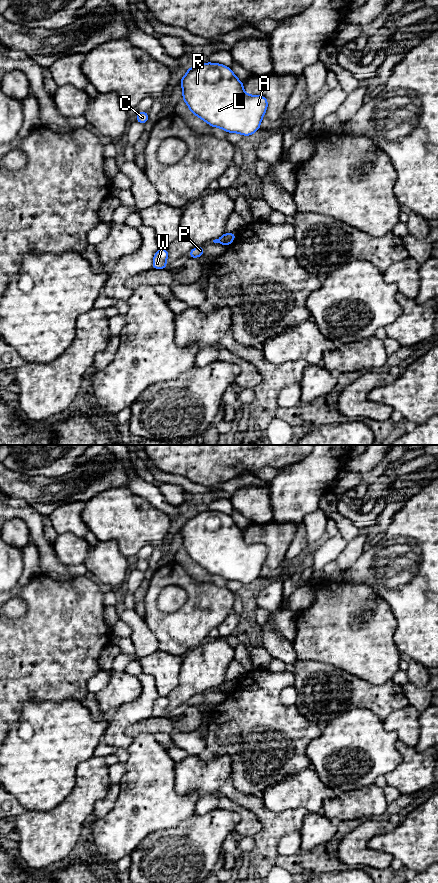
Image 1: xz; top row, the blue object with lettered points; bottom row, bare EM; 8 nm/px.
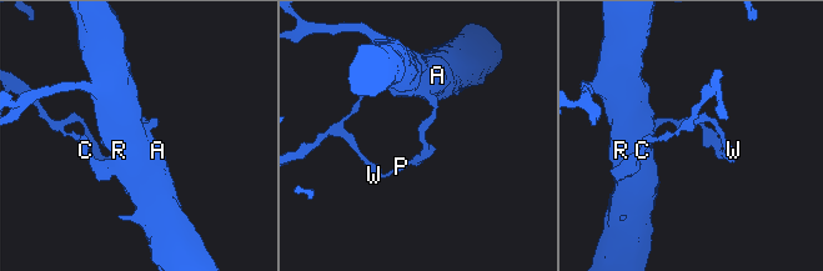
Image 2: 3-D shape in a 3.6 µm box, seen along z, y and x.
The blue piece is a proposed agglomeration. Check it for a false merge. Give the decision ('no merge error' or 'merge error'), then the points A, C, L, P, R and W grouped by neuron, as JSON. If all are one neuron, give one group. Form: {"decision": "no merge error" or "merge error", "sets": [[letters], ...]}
{"decision": "merge error", "sets": [["A", "L", "R"], ["C", "P", "W"]]}

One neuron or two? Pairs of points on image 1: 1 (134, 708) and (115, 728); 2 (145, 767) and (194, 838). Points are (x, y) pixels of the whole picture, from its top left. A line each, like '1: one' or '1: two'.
1: one
2: two

